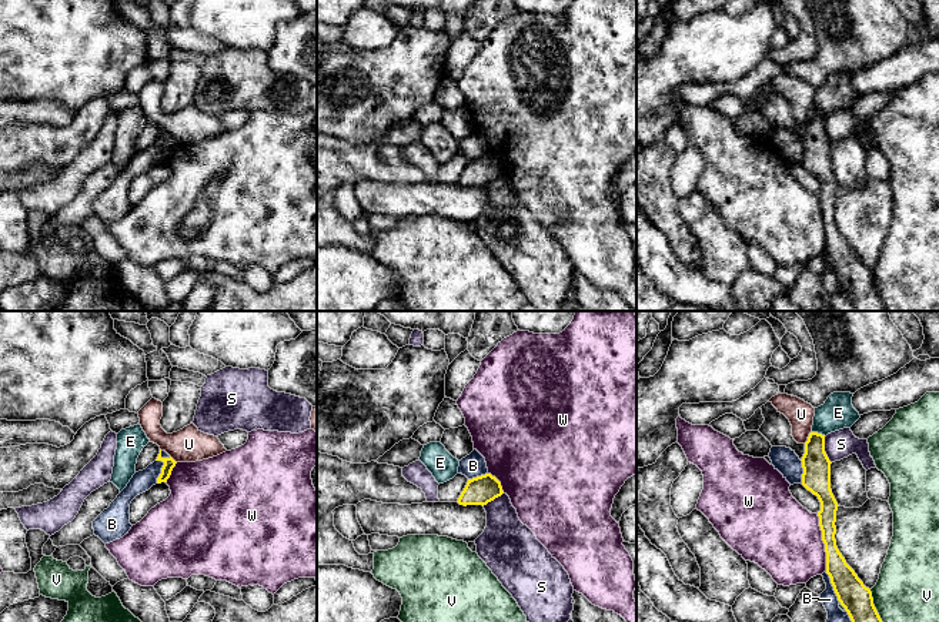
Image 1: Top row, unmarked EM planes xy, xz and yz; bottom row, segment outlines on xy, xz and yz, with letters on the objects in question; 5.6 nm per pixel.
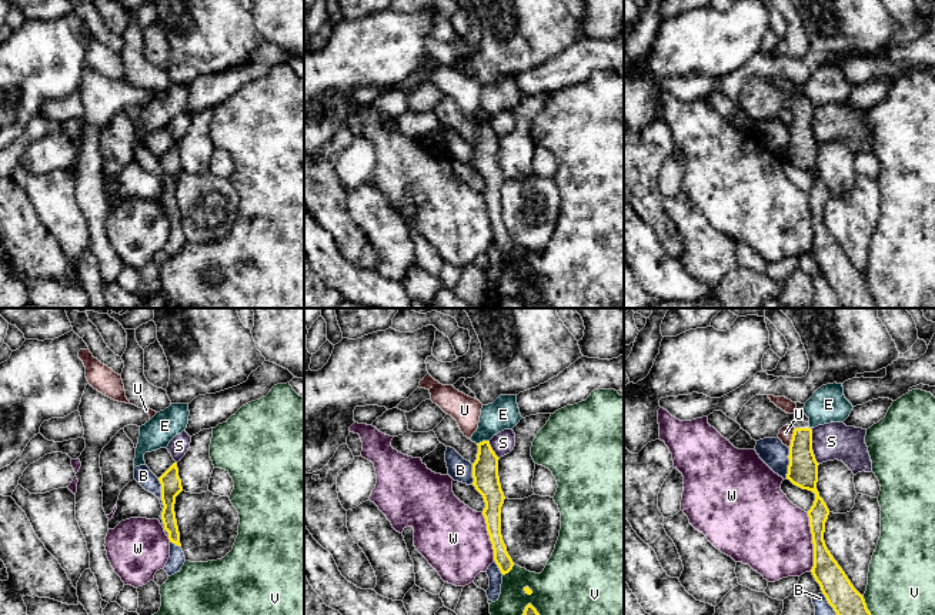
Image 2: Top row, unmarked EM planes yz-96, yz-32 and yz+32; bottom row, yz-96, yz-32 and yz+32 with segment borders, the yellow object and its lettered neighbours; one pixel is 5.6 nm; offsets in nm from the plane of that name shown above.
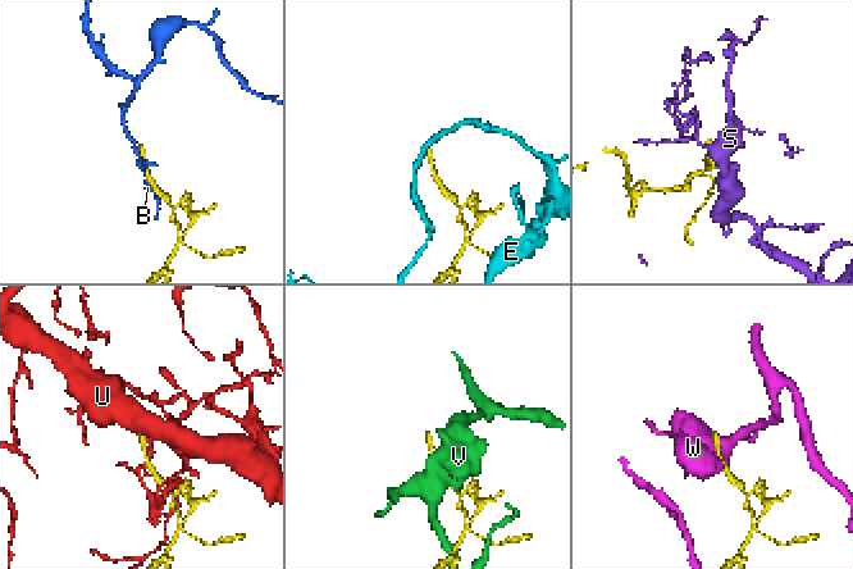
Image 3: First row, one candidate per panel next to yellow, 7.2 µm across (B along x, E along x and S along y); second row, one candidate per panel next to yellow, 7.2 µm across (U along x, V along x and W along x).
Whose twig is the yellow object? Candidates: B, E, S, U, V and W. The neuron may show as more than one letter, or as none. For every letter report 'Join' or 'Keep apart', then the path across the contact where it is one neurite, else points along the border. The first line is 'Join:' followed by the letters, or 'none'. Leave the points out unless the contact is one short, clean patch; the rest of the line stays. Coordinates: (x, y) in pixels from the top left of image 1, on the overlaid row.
Join: none
B: Keep apart
E: Keep apart. Boundary: yz (812, 431), (825, 435)
S: Keep apart. Boundary: yz (824, 437), (824, 451), (831, 462)
U: Keep apart. Boundary: yz (811, 431), (804, 442)
V: Keep apart
W: Keep apart

